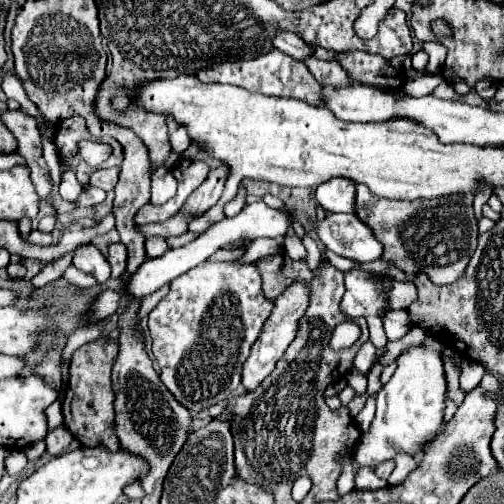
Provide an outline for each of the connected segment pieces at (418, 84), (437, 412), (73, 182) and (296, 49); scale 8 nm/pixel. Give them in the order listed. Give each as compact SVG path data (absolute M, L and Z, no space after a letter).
M434 74L434 76L418 76L418 78L410 80L410 82L406 82L406 84L402 86L402 90L404 90L406 94L410 94L410 96L426 96L426 94L430 94L442 80L444 80L444 78L442 78L440 74Z
M432 340L422 346L408 348L398 358L398 368L388 384L376 396L376 416L352 450L352 460L356 464L354 482L358 490L378 490L389 483L374 474L374 468L386 460L394 460L398 452L418 456L424 446L430 444L438 434L442 434L444 424L444 400L446 400L446 376L442 366L440 348L434 348Z
M72 158L68 164L70 164L70 168L64 172L62 182L60 182L60 196L62 196L64 200L68 200L68 202L74 202L74 200L78 198L78 194L82 192L82 186L80 186L80 182L76 180L76 174L74 174L74 168L78 166L78 160Z
M276 30L276 36L272 38L272 44L280 52L284 52L288 56L294 56L296 60L304 60L306 56L312 54L310 46L290 30Z

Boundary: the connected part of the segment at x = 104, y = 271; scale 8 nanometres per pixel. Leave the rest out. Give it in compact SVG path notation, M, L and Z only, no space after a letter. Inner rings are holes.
M86 244L86 246L82 246L80 250L76 250L72 264L74 264L78 270L82 270L82 272L92 274L100 284L110 278L110 264L108 264L108 260L106 260L106 258L102 256L102 252L100 252L96 246L92 246L92 244Z

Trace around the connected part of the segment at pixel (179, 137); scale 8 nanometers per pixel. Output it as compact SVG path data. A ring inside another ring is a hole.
M178 128L174 134L170 134L170 144L174 152L184 152L190 146L190 138L186 136L186 130Z

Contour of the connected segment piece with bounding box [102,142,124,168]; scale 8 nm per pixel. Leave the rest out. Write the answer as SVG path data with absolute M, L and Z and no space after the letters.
M110 142L112 144L112 148L114 148L114 152L112 152L112 156L102 164L102 168L112 168L112 166L118 166L122 160L124 160L124 152L122 152L122 148L120 148L120 144L118 142Z

